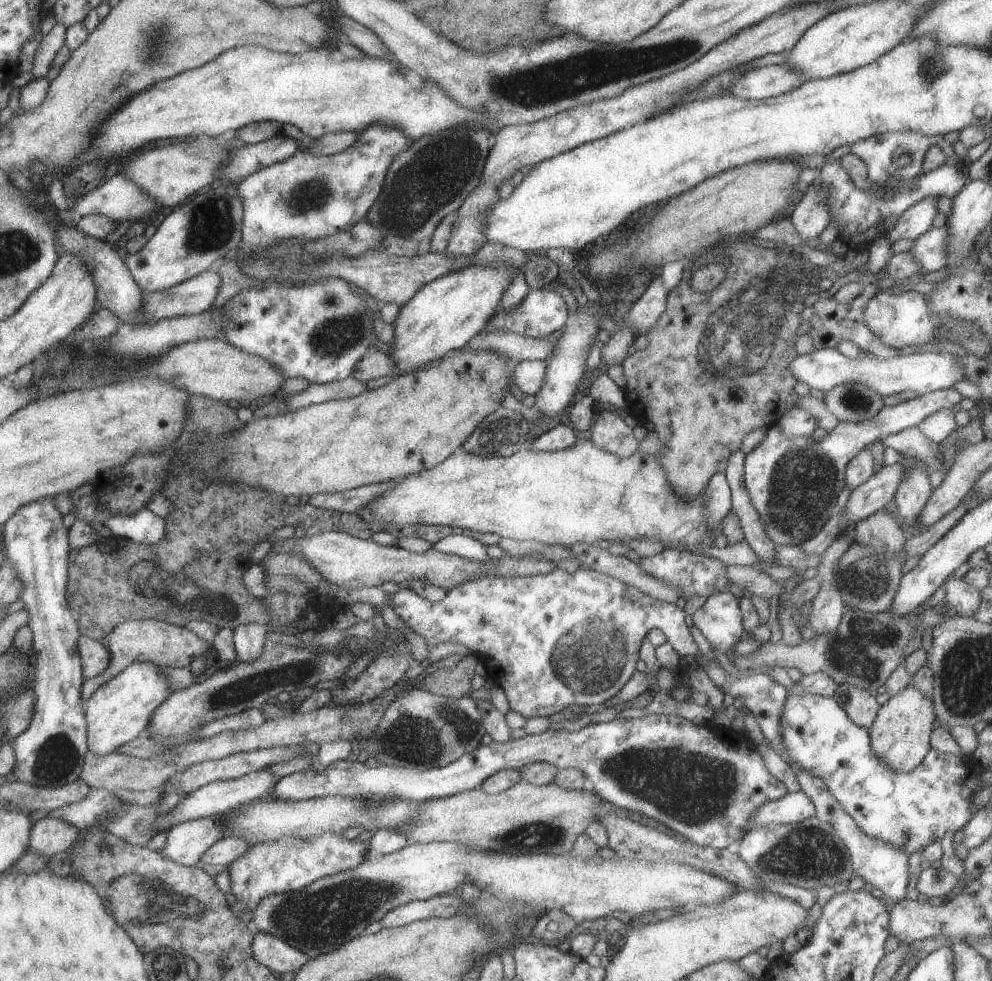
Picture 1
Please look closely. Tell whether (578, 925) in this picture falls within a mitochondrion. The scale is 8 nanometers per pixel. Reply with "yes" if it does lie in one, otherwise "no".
no

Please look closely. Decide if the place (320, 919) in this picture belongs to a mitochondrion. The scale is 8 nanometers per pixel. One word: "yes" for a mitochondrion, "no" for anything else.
yes

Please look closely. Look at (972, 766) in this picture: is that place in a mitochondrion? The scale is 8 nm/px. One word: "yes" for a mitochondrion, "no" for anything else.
no

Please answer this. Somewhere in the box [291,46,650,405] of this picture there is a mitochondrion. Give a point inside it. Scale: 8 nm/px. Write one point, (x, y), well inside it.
(429, 181)

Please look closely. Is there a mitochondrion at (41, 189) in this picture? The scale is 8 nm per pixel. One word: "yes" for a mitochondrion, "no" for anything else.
no

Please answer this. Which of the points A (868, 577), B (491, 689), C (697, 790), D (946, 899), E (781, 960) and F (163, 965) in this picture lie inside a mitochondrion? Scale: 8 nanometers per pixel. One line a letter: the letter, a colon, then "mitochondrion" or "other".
A: mitochondrion
B: other
C: mitochondrion
D: other
E: other
F: mitochondrion

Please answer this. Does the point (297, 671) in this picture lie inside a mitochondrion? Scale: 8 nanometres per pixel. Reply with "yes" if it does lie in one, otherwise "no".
yes

